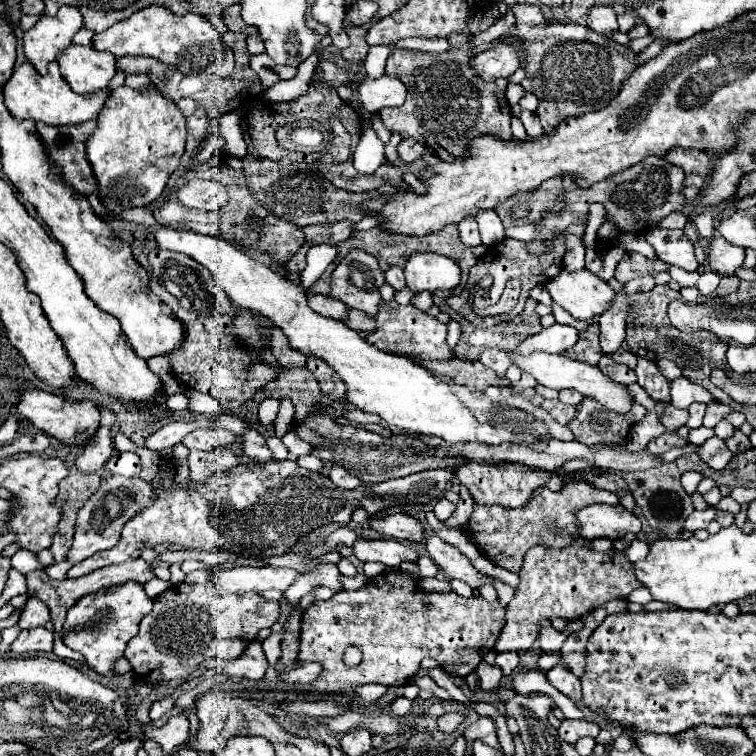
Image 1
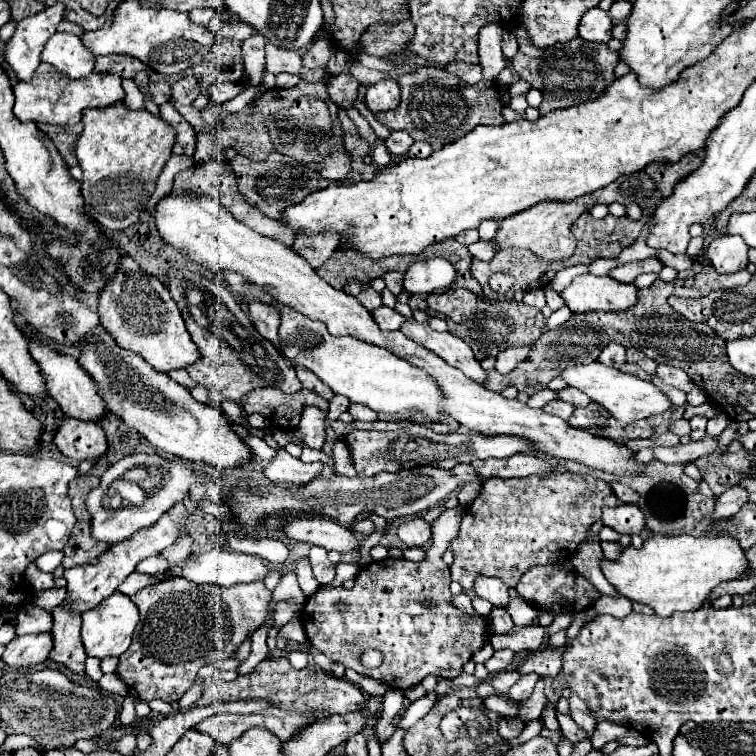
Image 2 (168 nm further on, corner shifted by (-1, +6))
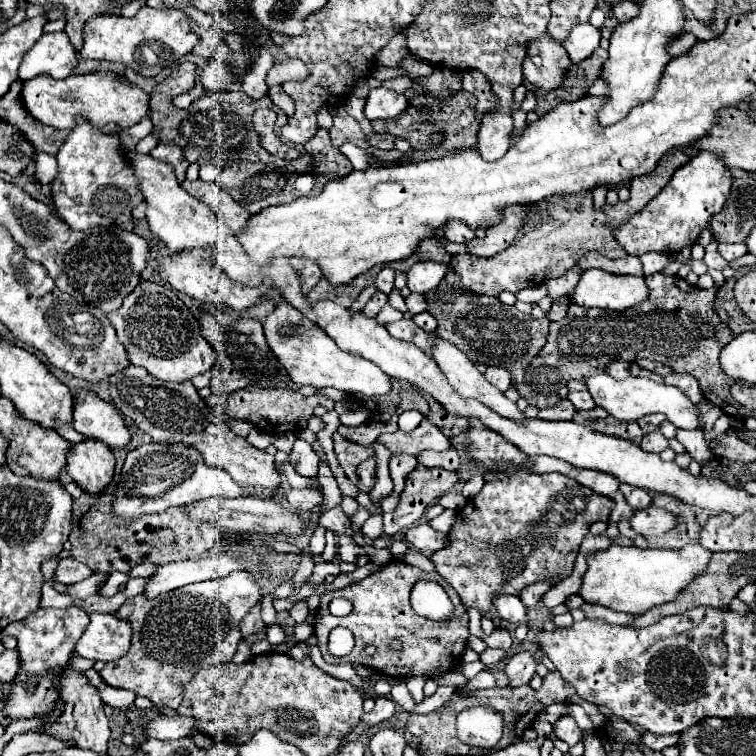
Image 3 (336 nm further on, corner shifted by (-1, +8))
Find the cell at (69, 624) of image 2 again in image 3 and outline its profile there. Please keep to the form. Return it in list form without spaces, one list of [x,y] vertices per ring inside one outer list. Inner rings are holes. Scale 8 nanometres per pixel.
[[[64,668],[62,672],[62,680],[58,684],[60,692],[62,692],[62,700],[66,702],[66,710],[60,716],[58,722],[54,722],[50,728],[46,728],[44,732],[62,738],[62,740],[74,740],[78,748],[82,750],[92,750],[96,754],[106,754],[108,750],[108,740],[110,740],[110,728],[108,728],[108,718],[102,712],[102,700],[96,694],[96,690],[88,684],[86,676],[78,670],[70,670]]]

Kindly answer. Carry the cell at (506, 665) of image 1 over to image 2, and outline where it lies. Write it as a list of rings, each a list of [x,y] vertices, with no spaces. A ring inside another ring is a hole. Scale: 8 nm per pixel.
[[[496,650],[494,656],[492,656],[484,666],[488,668],[488,672],[490,672],[492,676],[496,676],[498,672],[506,670],[512,662],[514,662],[514,652],[512,652],[512,650]]]

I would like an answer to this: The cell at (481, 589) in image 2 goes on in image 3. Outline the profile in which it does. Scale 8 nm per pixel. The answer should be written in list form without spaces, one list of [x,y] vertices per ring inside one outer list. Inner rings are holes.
[[[498,596],[494,600],[494,608],[500,618],[512,622],[512,624],[522,624],[526,620],[528,608],[522,604],[518,596]]]

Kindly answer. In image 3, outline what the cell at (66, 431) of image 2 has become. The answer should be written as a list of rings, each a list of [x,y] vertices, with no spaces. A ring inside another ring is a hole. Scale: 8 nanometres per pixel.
[[[86,438],[82,444],[74,444],[68,454],[66,472],[70,478],[88,494],[100,494],[112,482],[114,476],[114,454],[112,450],[98,442]]]

